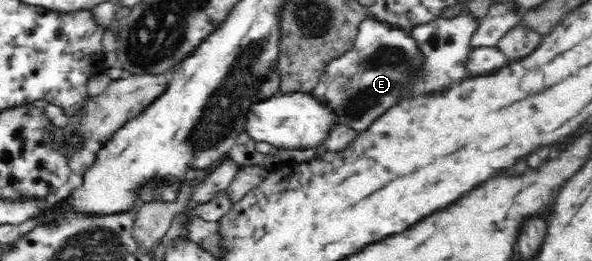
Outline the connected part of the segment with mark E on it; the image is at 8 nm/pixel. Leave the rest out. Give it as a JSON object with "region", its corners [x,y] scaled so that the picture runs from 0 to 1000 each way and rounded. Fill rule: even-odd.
{"region":[[[623,65],[608,88],[596,180],[549,253],[524,364],[563,429],[569,475],[615,498],[630,456],[667,402],[674,372],[684,368],[706,295],[704,280],[720,268],[715,249],[718,207],[694,130],[677,103]]]}

